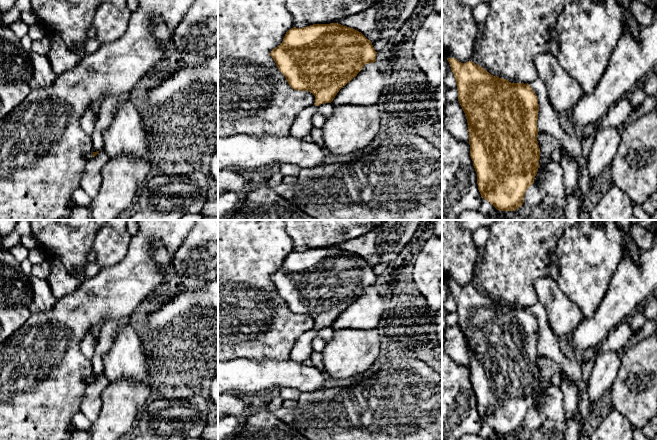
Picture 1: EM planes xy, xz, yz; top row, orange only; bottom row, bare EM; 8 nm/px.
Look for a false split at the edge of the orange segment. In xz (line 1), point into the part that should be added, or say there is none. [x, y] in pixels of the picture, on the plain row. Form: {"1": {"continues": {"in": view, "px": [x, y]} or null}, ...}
{"1": {"continues": {"in": "xz", "px": [302, 349]}}}

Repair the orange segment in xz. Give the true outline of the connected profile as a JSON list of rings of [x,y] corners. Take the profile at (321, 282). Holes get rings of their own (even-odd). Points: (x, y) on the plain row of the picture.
[[[338,247],[313,248],[288,254],[282,267],[271,275],[270,280],[292,313],[309,315],[315,320],[315,327],[295,341],[290,359],[299,363],[309,359],[317,331],[331,327],[339,314],[355,302],[365,288],[376,285],[376,278],[372,266],[361,256]]]

